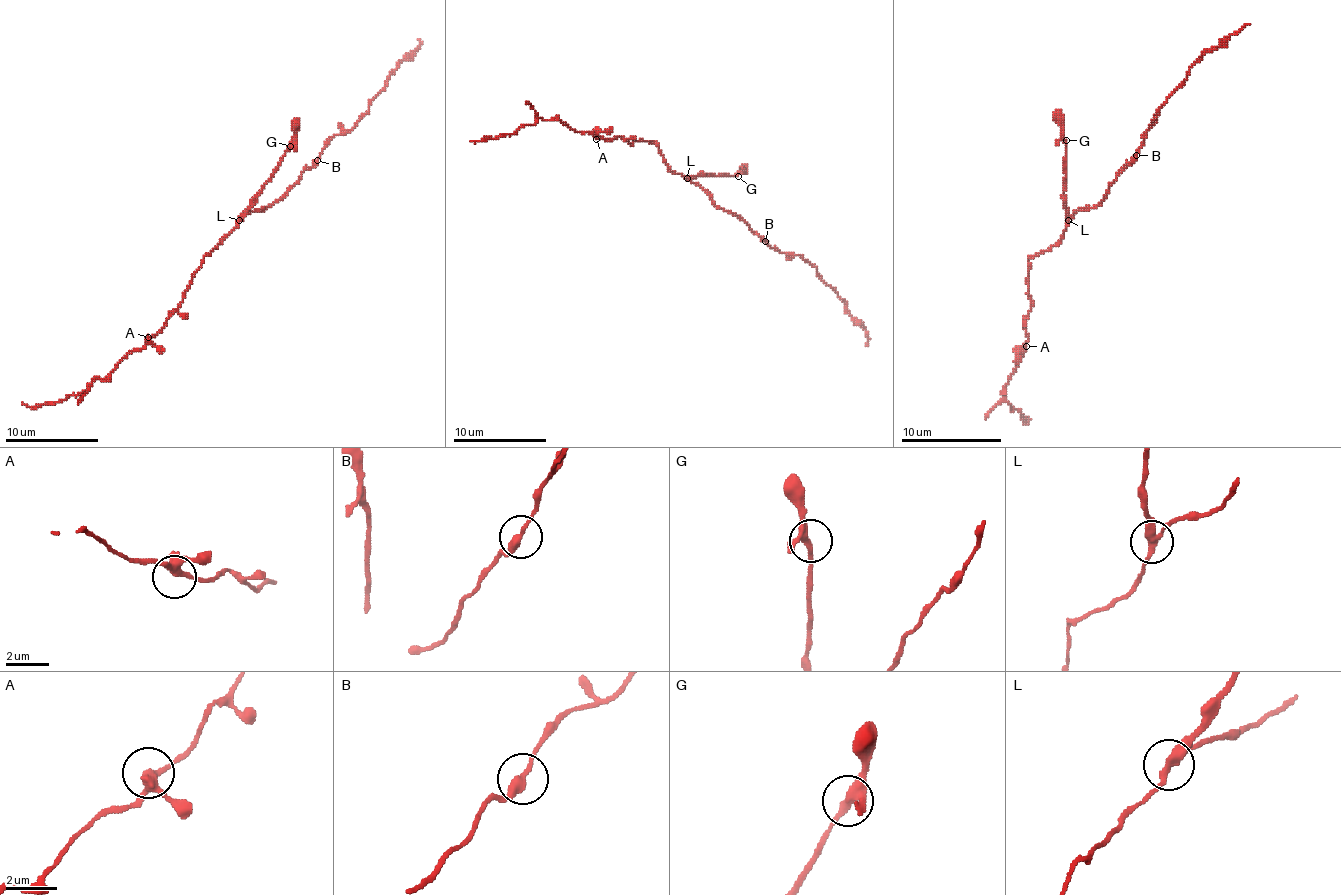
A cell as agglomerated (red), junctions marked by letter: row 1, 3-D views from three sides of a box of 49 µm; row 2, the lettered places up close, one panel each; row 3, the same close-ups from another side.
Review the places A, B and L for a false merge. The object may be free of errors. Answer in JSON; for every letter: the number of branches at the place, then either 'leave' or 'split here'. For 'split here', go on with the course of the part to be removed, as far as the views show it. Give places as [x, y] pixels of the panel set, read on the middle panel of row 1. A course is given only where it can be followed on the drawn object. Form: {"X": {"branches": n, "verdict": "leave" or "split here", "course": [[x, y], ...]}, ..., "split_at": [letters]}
{"A": {"branches": 3, "verdict": "leave"}, "B": {"branches": 2, "verdict": "leave"}, "L": {"branches": 3, "verdict": "split here", "course": [[686, 178], [698, 174], [735, 176], [745, 167]]}, "split_at": ["L"]}

